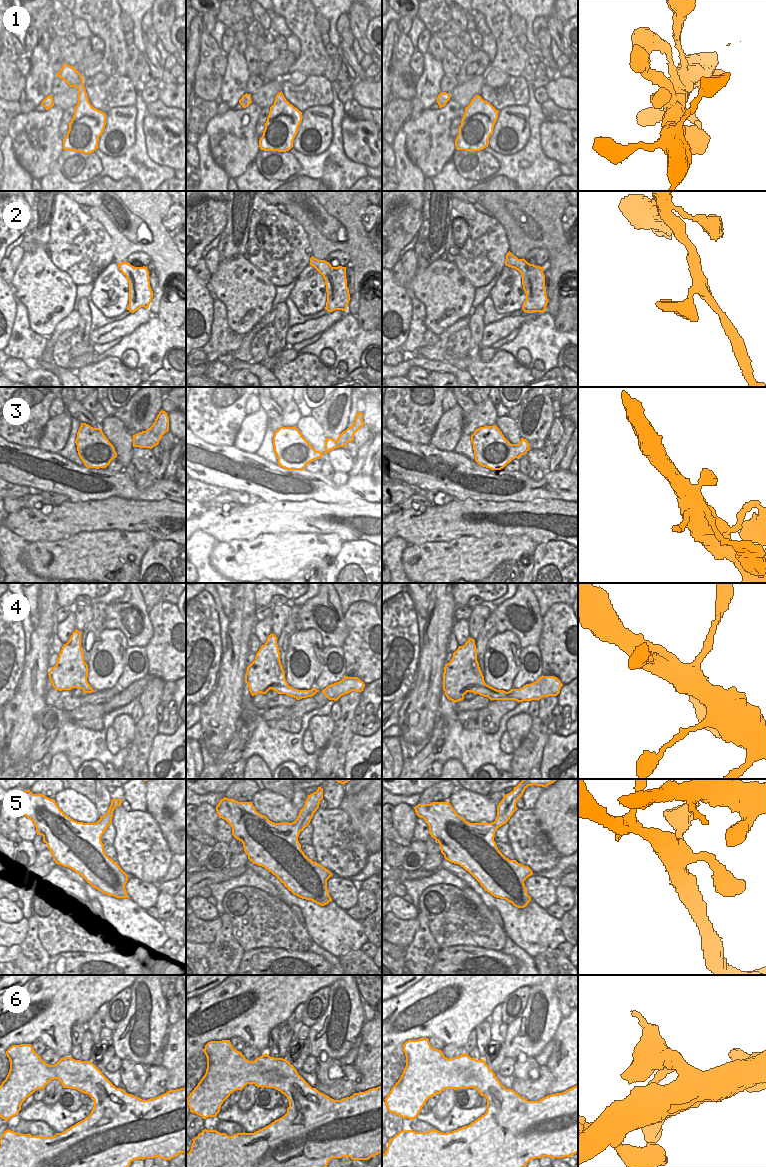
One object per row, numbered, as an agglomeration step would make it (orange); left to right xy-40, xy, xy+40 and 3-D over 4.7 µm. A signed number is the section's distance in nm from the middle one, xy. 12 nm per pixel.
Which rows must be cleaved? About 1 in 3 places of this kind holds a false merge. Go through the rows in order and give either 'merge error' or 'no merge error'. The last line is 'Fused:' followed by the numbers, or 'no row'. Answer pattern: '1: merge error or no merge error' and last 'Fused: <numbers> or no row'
1: no merge error
2: no merge error
3: no merge error
4: no merge error
5: no merge error
6: merge error
Fused: 6

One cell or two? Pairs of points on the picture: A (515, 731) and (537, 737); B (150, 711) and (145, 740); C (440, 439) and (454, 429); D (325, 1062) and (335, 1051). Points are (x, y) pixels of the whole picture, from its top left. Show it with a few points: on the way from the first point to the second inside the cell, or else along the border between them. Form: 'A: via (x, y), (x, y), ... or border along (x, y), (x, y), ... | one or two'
A: border along (532, 718), (529, 732), (514, 749) | two
B: via (149, 718), (145, 733) | one
C: via (443, 438), (451, 430) | one
D: border along (316, 1057), (325, 1053), (338, 1060) | two

